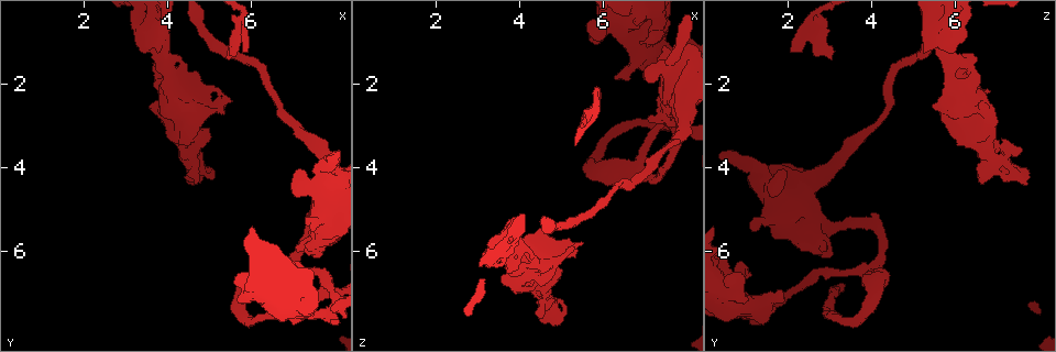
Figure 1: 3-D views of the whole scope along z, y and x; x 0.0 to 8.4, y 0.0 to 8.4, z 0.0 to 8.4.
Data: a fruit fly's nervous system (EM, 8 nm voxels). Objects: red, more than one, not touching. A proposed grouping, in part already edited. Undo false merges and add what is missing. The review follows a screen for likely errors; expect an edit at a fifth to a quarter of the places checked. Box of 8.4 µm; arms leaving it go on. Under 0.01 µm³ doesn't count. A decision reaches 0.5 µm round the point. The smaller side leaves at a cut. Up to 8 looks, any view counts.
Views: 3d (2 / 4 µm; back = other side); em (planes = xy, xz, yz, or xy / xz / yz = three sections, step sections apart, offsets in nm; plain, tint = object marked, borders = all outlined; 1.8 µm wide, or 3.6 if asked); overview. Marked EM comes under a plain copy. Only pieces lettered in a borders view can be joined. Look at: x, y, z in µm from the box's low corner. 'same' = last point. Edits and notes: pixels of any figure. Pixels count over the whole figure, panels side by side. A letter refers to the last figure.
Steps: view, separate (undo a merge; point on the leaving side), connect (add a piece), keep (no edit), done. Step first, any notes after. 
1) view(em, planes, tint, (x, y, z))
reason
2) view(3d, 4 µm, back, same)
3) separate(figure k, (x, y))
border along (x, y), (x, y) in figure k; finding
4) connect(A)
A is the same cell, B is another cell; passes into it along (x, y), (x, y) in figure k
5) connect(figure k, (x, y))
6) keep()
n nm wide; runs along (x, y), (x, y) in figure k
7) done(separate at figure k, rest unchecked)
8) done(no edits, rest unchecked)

view(3d, 4 µm, (5.90, 6.75, 0.65))
sudden change in width

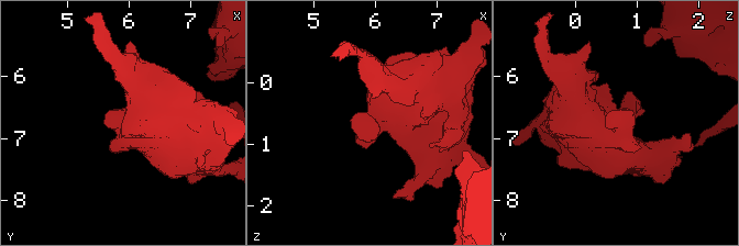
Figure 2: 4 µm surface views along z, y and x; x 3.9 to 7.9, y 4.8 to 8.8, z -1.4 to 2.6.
view(em, yz, step 8, tint, (5.85, 6.75, 0.65))

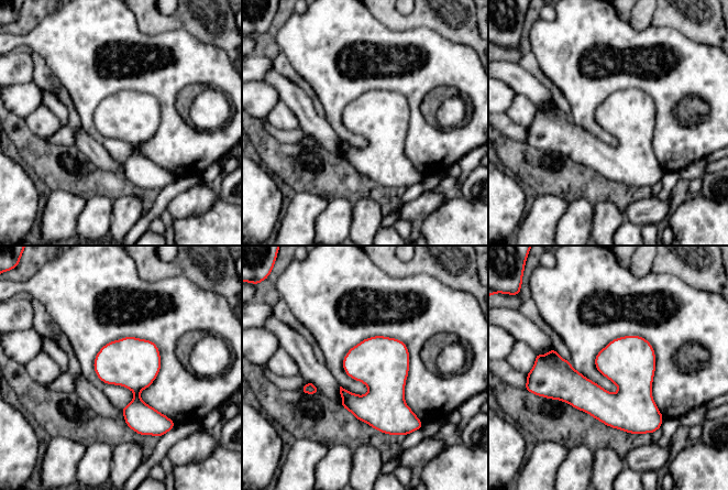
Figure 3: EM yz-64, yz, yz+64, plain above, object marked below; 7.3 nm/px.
view(em, planes, borders, same)

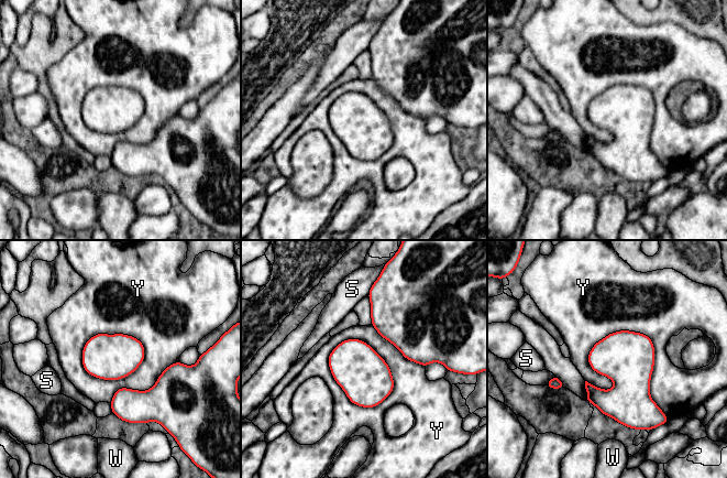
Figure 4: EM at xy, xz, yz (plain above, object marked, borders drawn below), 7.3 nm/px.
keep()
320 nm wide; S, W and Y are other cells; border along (597, 340), (651, 340), (667, 415) in figure 4; one cell here

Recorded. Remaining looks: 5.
view(em, planes, borders, (4.60, 2.25, 6.75))
branch stops here

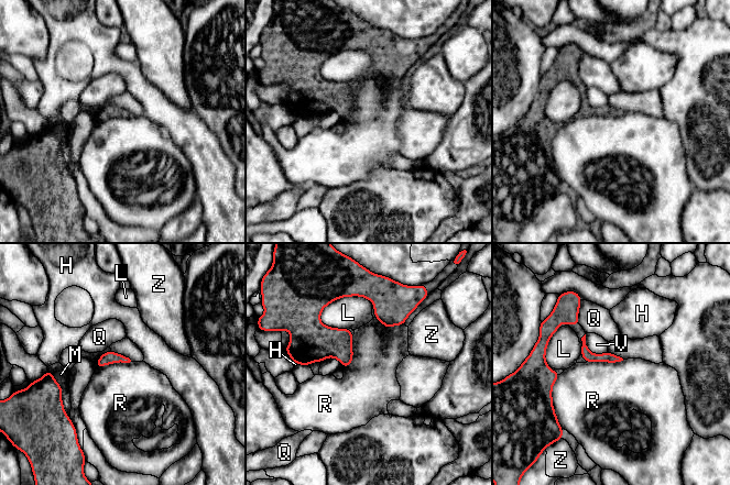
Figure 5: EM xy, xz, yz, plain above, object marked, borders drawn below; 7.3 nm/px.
keep()
H, L, M, Q, R, V and Z are other cells; no lettered piece goes on from it

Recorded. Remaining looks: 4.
view(3d, 4 µm, (7.85, 4.65, 1.65))
arms run side by side

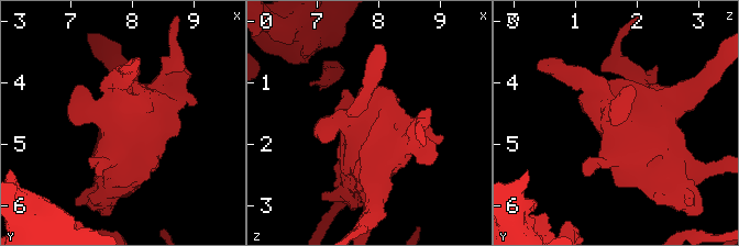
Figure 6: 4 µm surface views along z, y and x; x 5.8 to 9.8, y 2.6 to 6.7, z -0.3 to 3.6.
view(em, 3.6 µm, planes, borders, (7.80, 4.65, 1.65))
shape alone is not enough

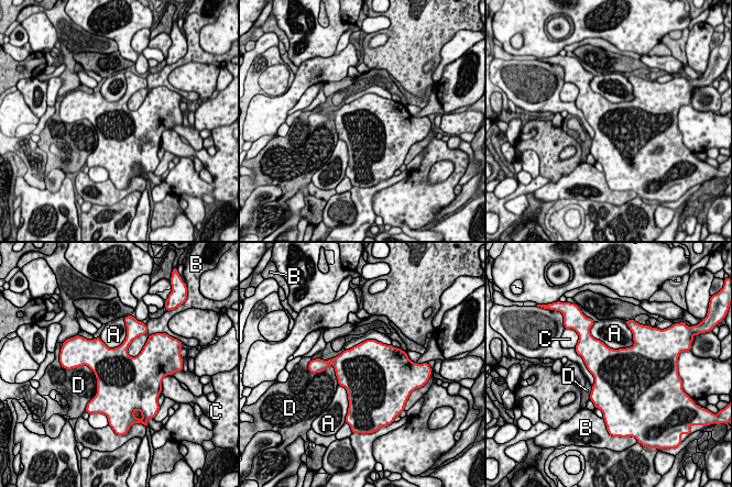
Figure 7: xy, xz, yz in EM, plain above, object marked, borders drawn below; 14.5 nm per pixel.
keep()
A, B, C and D are other cells; border along (140, 335), (128, 347), (131, 357) in figure 7; one cell here

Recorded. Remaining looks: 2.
done(no edits, rest unchecked)

